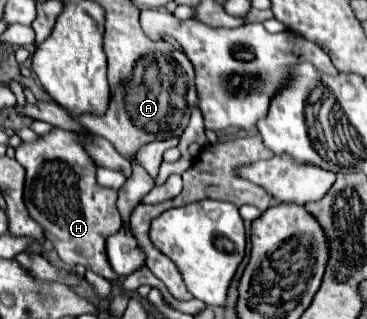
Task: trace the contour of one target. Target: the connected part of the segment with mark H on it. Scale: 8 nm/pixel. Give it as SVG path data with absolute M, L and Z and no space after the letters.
M54 127L32 143L20 143L16 161L26 169L24 201L30 217L38 221L68 265L84 265L108 281L116 281L118 273L106 257L106 237L122 227L122 217L116 209L116 191L98 185L96 163L78 143L72 131Z

